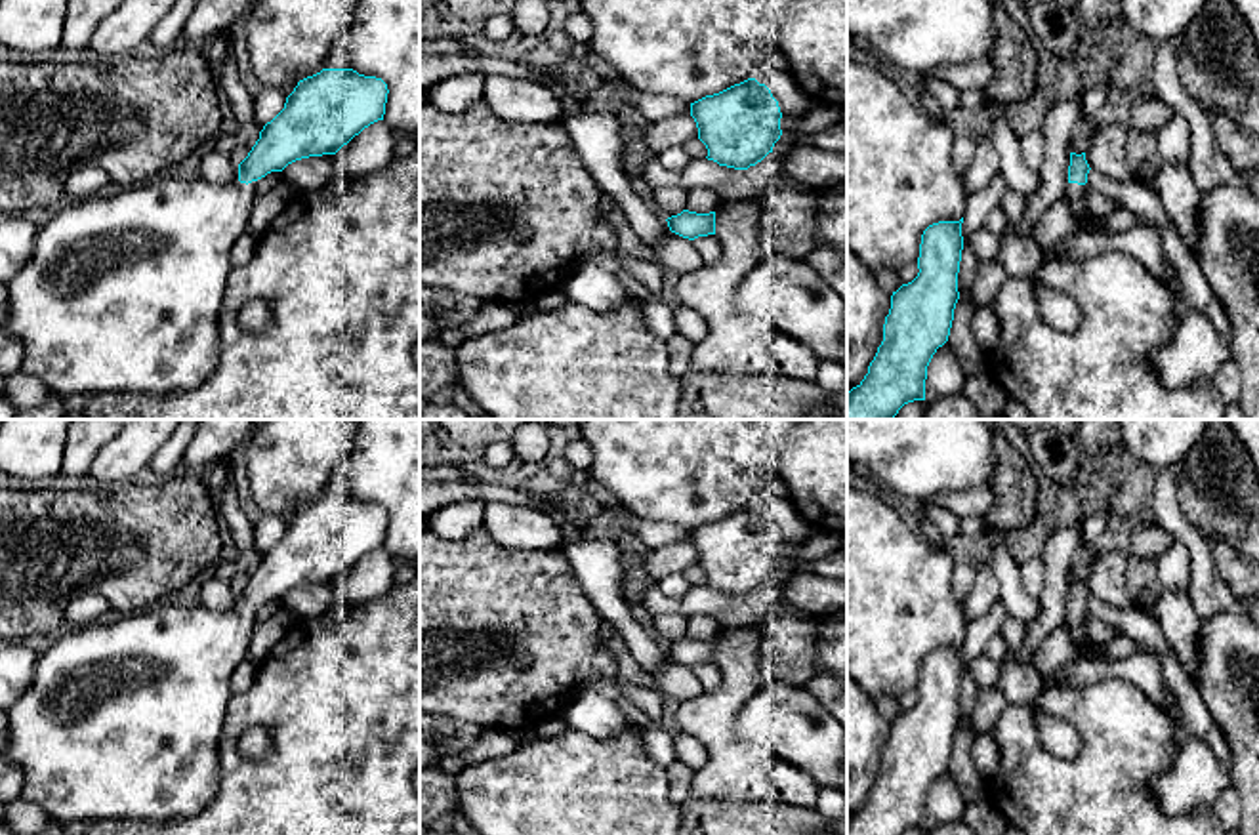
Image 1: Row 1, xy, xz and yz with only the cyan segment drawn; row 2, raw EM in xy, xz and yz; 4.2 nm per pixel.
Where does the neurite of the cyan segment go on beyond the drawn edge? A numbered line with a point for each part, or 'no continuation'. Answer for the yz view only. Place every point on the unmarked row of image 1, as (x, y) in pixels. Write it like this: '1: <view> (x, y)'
1: yz (1074, 622)

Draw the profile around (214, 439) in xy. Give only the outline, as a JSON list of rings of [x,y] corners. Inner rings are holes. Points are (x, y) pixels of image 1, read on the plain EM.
[[[200,419],[193,440],[183,452],[189,469],[206,469],[233,458],[254,429],[254,419]]]

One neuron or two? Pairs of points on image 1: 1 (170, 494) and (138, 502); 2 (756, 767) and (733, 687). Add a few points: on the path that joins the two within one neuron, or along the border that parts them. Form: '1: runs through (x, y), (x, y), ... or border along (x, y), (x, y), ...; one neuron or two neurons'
1: runs through (163, 502), (145, 502); one neuron
2: runs through (737, 748), (727, 738), (727, 706); one neuron

